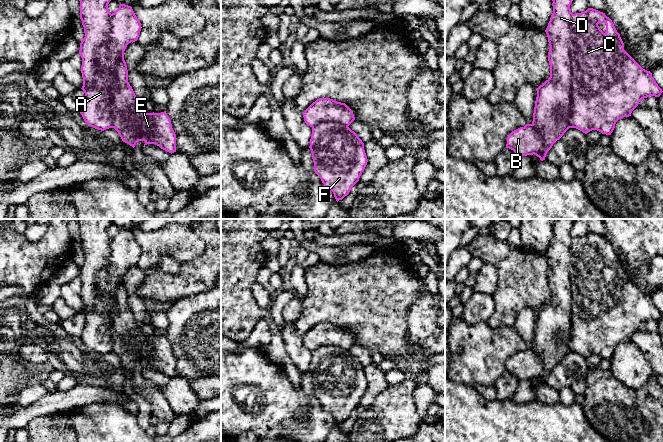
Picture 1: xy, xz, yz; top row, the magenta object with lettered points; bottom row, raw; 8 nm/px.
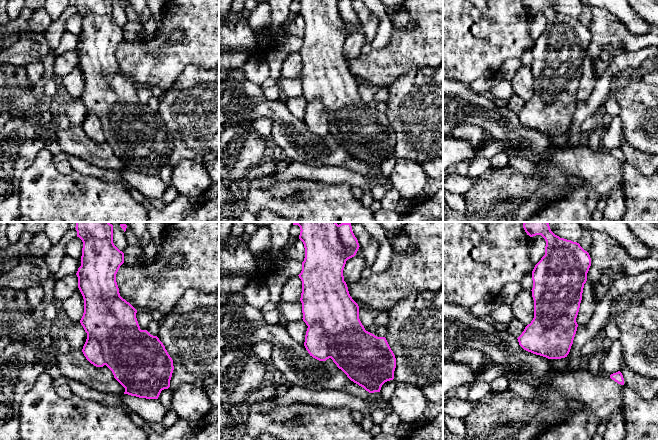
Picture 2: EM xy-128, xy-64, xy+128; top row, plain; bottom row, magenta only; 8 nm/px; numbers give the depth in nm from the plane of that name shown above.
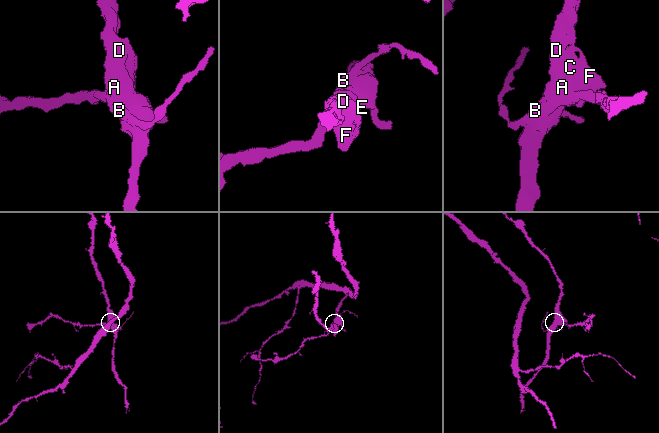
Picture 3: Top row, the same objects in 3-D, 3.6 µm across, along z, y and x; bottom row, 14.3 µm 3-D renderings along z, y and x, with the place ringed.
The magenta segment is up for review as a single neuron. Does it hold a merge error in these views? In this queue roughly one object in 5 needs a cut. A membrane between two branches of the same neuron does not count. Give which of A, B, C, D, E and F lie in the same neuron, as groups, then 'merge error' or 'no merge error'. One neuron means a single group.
groups A B C F / D E; merge error

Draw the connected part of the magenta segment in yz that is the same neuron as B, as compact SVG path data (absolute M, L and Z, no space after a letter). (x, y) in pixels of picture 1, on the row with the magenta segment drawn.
M526 124L508 135L506 148L513 150L519 157L537 154L543 148L542 136L532 124Z

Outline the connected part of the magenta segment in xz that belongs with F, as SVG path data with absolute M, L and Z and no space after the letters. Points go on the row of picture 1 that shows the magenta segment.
M321 122L312 127L309 148L314 162L314 172L324 186L333 192L336 201L342 200L359 181L367 165L364 143L348 126L338 122Z

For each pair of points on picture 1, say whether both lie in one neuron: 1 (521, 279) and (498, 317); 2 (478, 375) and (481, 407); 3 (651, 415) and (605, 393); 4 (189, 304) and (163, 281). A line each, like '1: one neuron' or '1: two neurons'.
1: one neuron
2: two neurons
3: one neuron
4: two neurons

